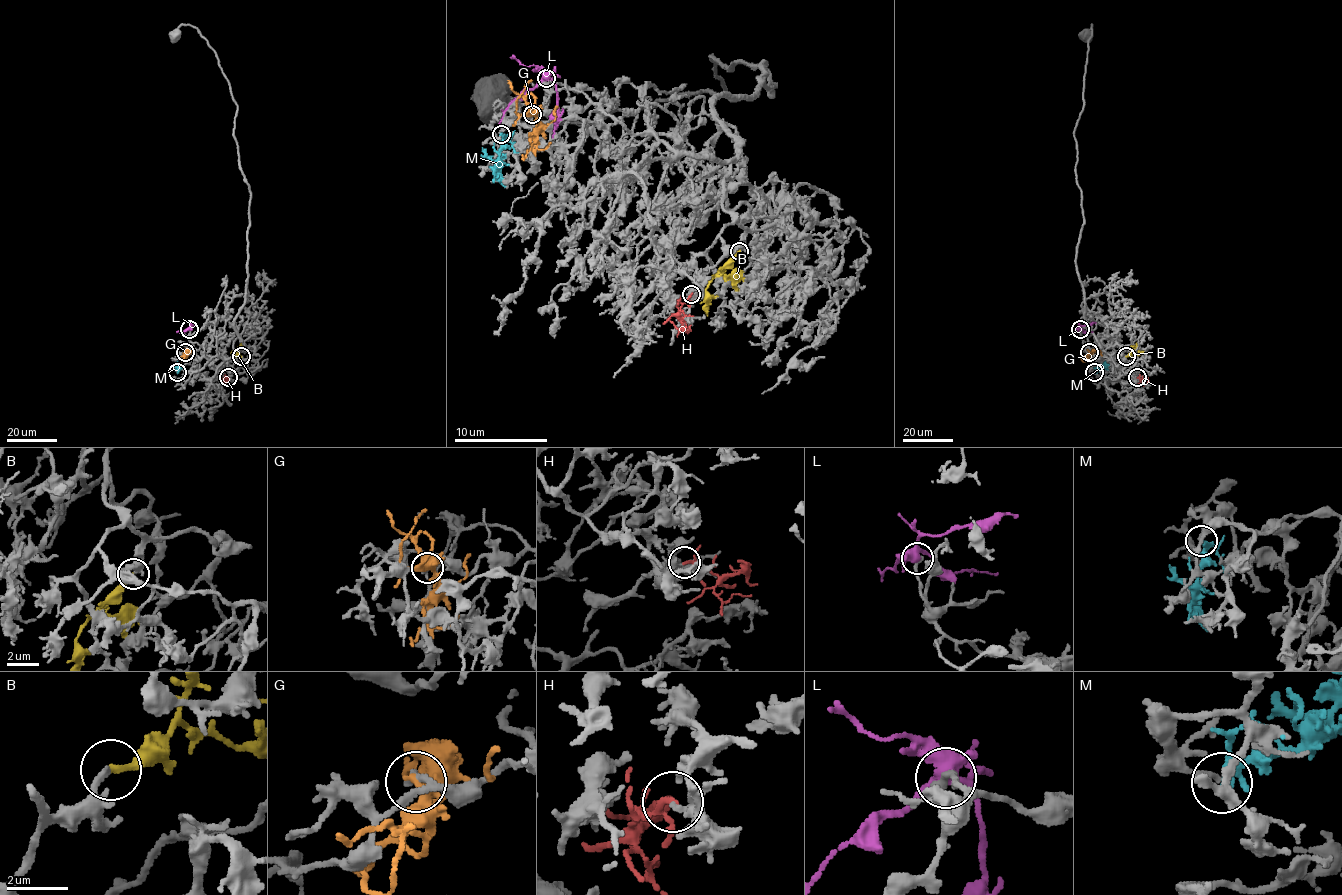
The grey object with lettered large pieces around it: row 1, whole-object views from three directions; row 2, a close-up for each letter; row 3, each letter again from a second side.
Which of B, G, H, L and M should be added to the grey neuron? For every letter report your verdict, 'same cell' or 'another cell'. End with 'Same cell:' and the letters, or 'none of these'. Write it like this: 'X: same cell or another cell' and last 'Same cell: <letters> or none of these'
B: same cell
G: another cell
H: another cell
L: another cell
M: another cell
Same cell: B

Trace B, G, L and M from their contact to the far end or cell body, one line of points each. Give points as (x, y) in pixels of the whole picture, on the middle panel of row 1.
B: (739, 250), (706, 290), (706, 315)
G: (533, 113), (519, 113), (516, 99), (530, 79)
L: (546, 79), (519, 95), (498, 125)
M: (500, 134), (502, 148), (495, 178), (505, 188)

